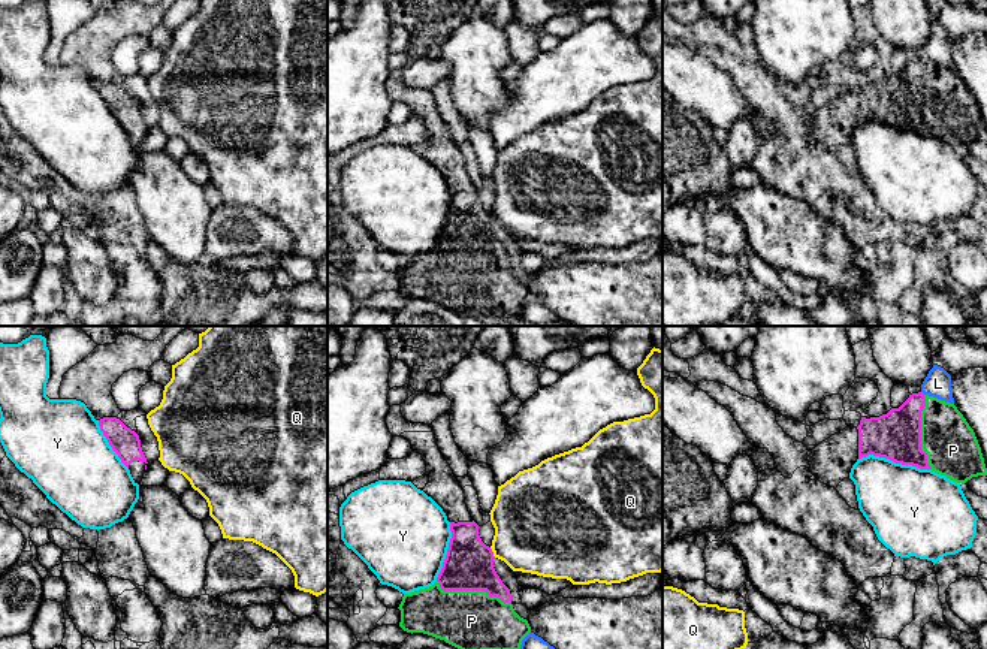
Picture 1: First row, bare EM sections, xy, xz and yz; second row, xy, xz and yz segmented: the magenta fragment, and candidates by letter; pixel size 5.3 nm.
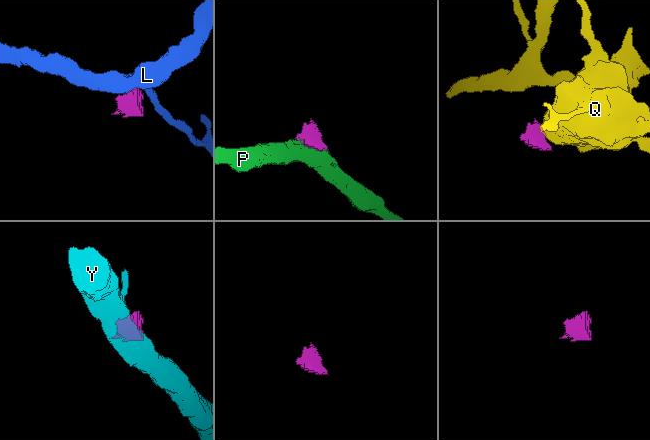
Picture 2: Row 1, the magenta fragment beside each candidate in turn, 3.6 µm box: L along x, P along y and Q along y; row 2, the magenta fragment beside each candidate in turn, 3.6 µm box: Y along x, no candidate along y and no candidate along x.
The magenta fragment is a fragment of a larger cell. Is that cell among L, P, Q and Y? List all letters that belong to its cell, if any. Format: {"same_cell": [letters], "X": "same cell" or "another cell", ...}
{"same_cell": ["P"], "L": "another cell", "P": "same cell", "Q": "another cell", "Y": "another cell"}

